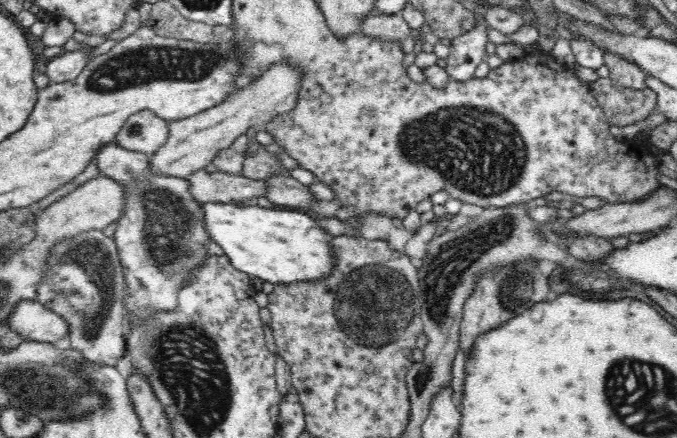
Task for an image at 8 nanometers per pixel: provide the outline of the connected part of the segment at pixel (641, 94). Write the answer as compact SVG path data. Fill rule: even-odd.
M599 78L591 83L590 87L611 126L627 127L656 112L656 93L648 87L629 89L620 84L615 84L611 78Z

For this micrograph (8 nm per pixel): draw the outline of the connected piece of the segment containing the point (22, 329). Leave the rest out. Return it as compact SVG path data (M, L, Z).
M37 300L20 301L9 316L5 329L19 332L26 340L55 342L69 336L69 324Z

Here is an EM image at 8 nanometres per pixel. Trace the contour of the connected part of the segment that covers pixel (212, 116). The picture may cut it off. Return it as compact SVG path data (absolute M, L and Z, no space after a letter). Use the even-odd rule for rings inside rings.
M271 65L258 79L244 83L222 104L213 106L193 117L171 121L170 138L151 155L151 170L164 176L187 179L194 171L202 170L221 151L232 148L234 142L256 127L265 128L274 117L291 113L298 102L299 90L306 71L296 65Z

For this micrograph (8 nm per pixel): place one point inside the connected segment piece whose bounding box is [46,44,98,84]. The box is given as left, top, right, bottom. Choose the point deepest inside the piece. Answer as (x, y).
(69, 65)

